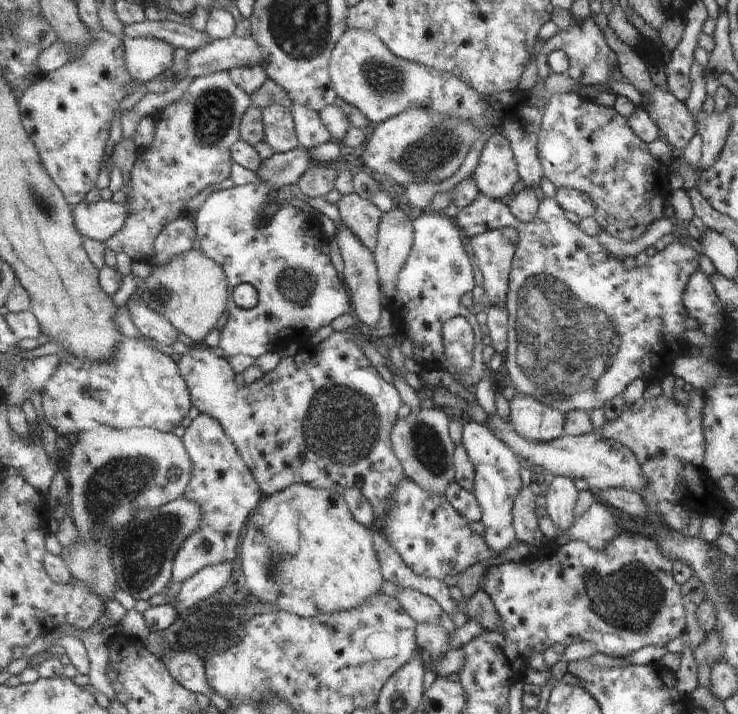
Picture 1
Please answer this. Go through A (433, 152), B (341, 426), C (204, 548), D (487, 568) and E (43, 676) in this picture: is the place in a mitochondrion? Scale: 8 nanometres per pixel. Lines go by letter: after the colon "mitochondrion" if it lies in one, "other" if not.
A: mitochondrion
B: mitochondrion
C: mitochondrion
D: other
E: other

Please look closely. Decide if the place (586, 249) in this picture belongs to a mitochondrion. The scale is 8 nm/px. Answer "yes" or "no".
no

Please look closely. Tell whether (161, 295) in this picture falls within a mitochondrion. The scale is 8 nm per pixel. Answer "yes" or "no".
yes

